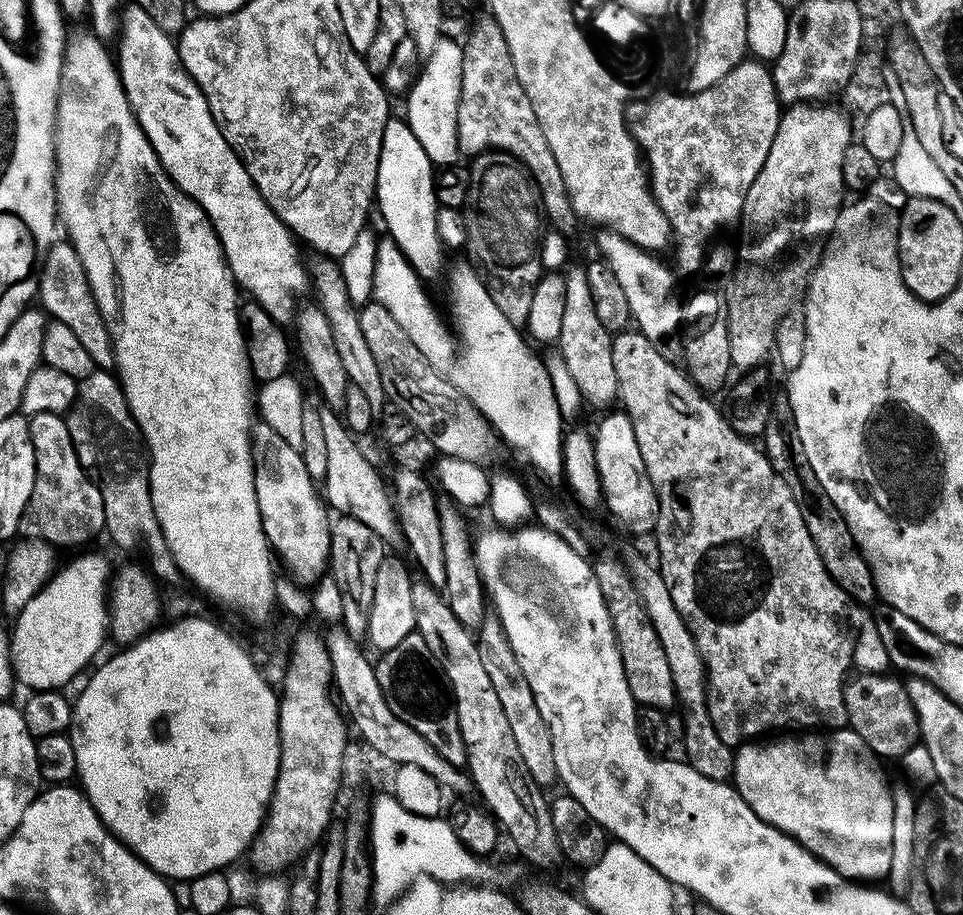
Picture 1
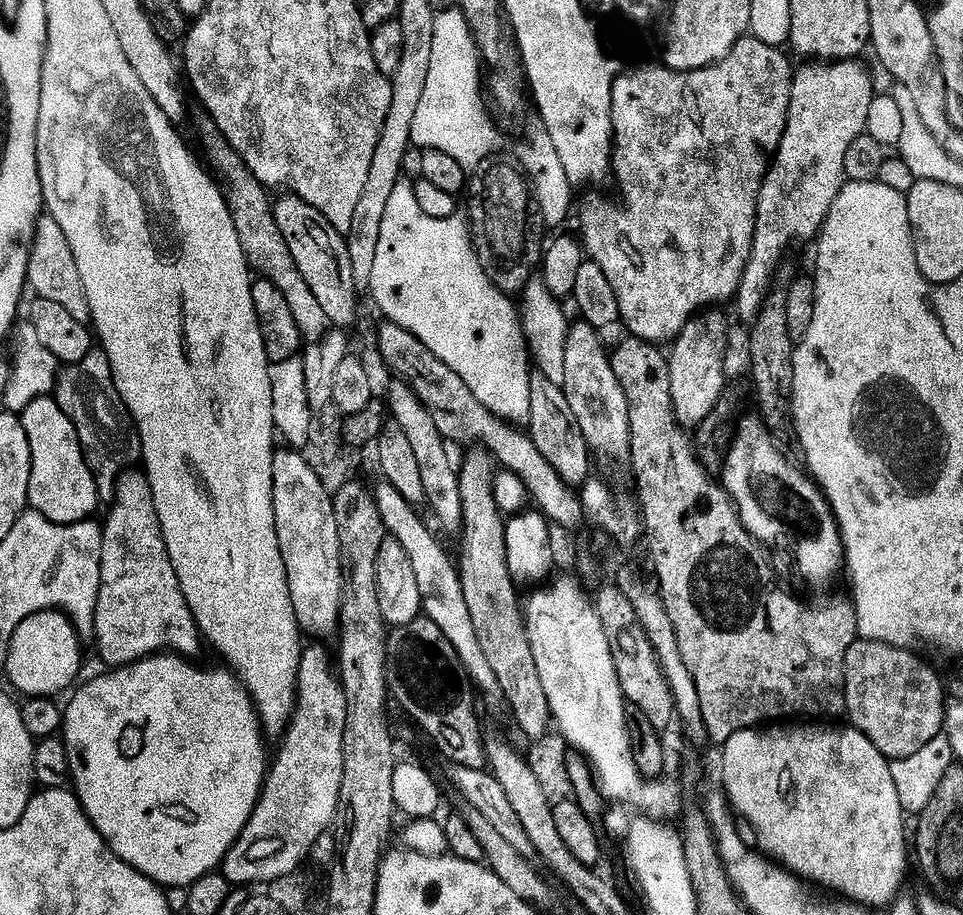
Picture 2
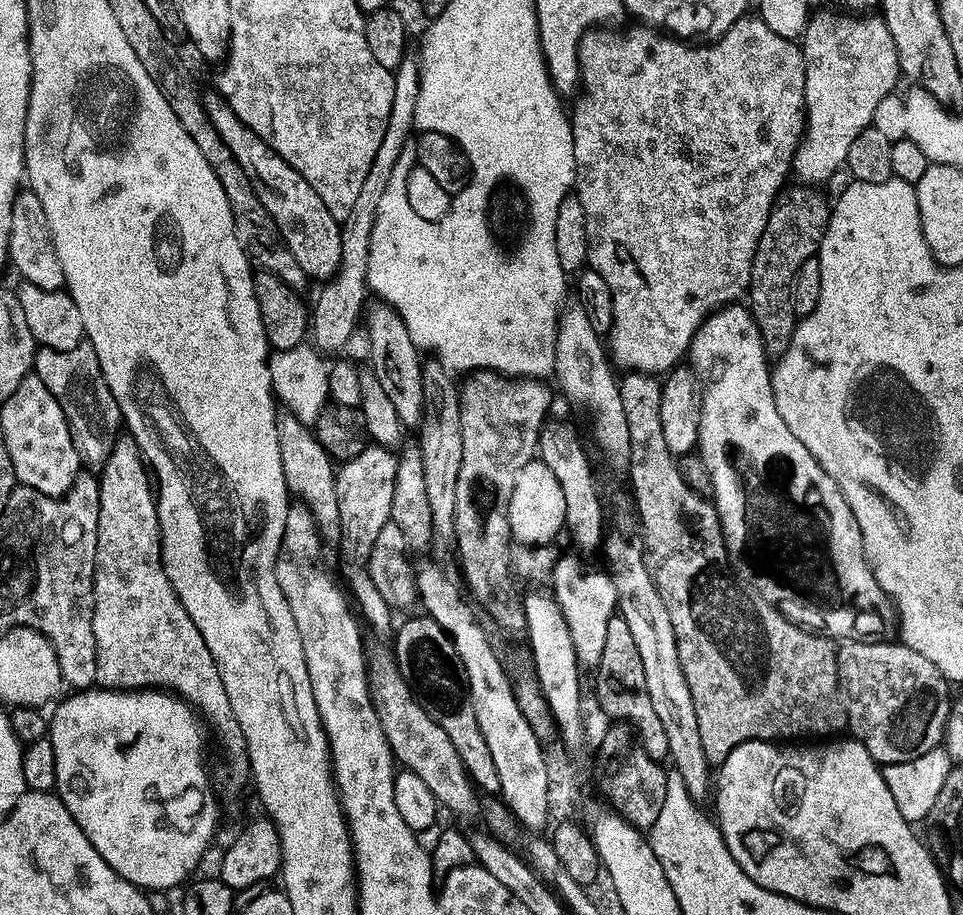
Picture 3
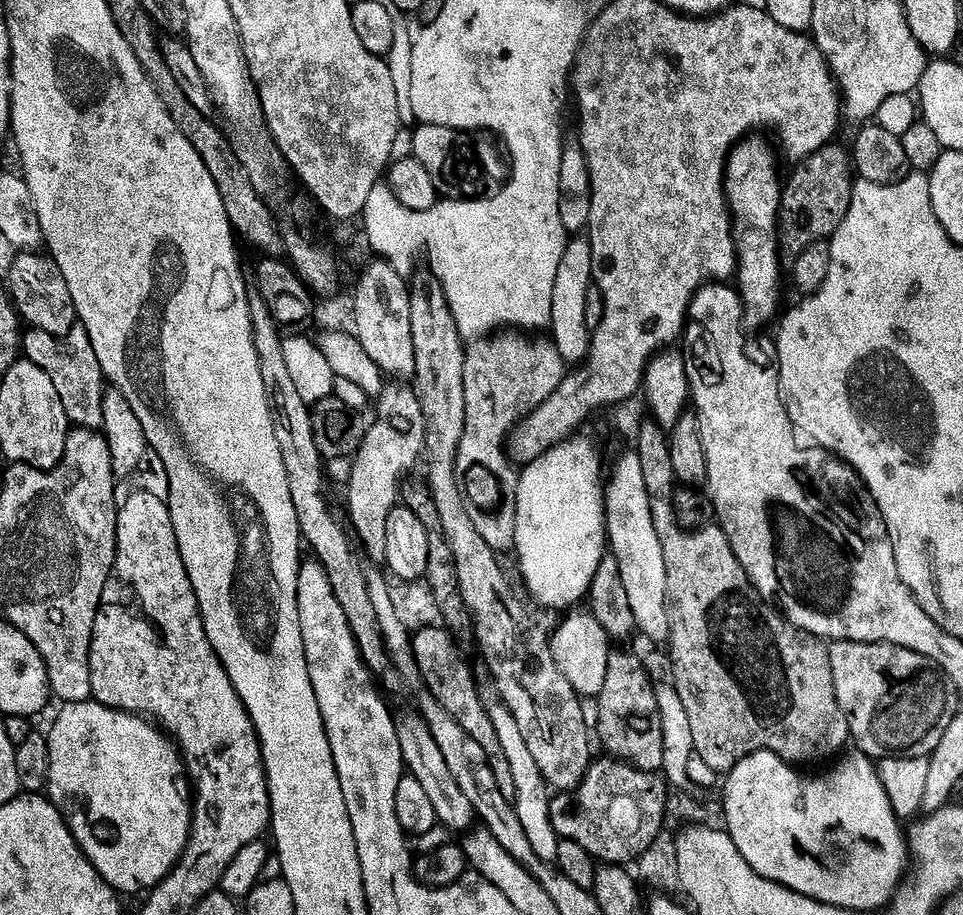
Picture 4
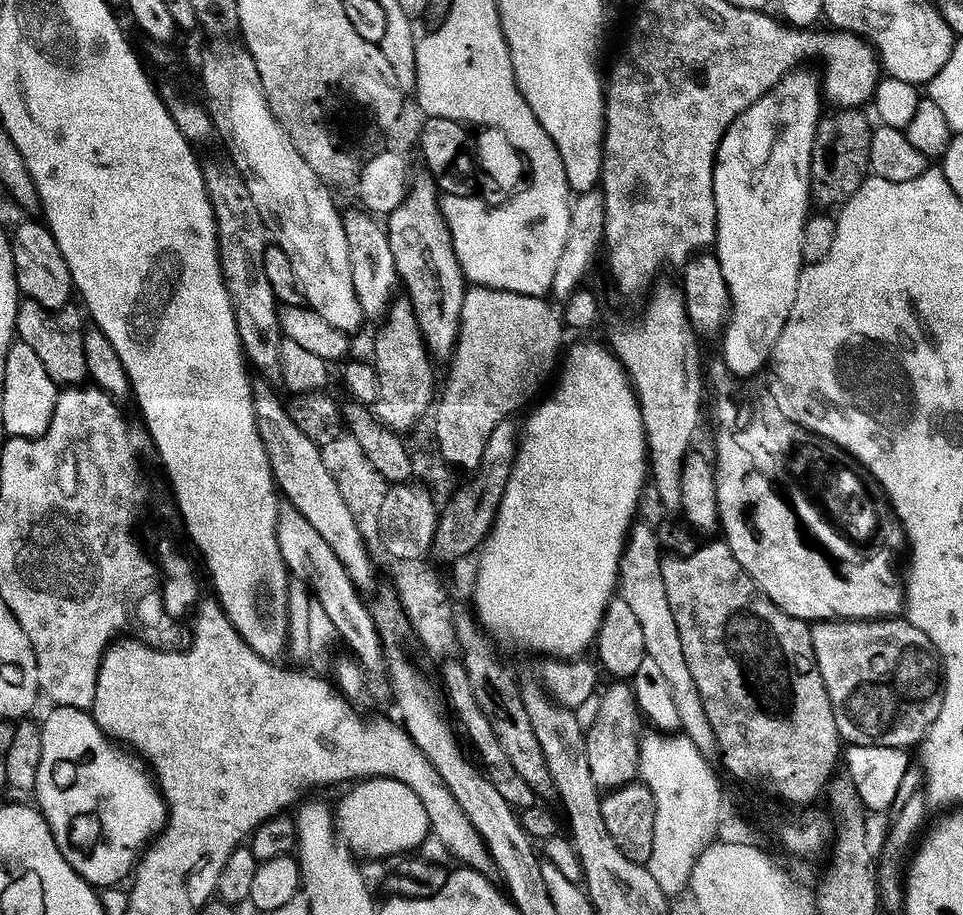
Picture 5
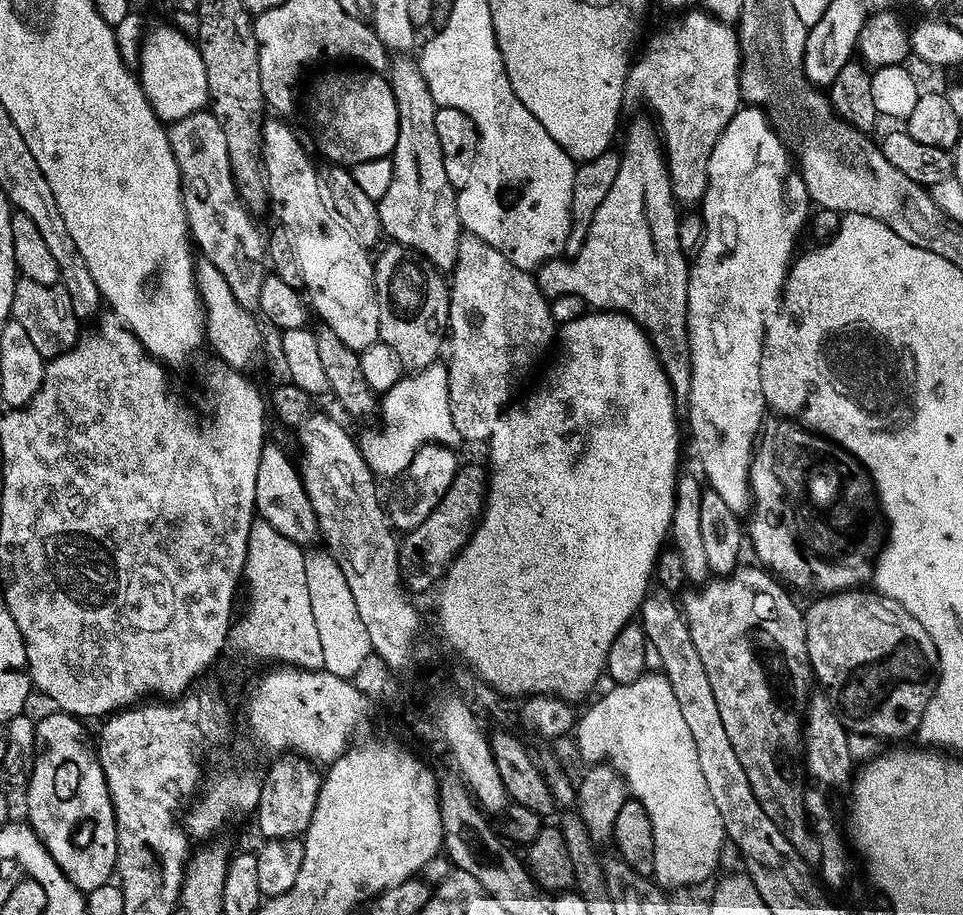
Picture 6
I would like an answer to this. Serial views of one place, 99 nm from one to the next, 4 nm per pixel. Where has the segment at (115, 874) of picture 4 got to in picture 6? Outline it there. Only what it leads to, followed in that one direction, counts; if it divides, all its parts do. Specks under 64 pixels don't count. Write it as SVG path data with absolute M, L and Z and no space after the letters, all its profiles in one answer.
M55 715L36 720L36 761L26 789L26 820L38 834L62 874L66 874L66 878L78 891L87 894L113 879L116 871L116 819L100 757L97 749L87 744L88 736L80 725L83 723L74 716Z

